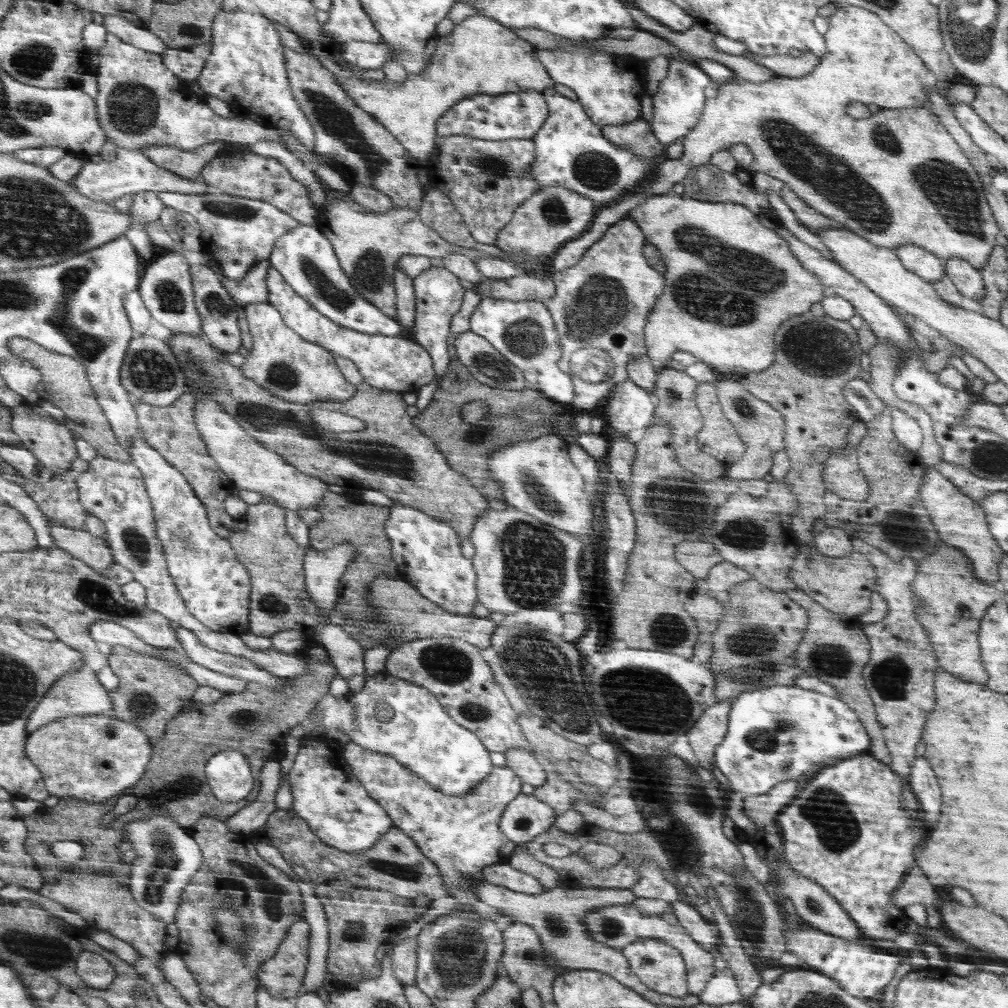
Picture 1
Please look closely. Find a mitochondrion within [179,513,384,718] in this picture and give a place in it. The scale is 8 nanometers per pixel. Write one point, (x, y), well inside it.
(269, 603)

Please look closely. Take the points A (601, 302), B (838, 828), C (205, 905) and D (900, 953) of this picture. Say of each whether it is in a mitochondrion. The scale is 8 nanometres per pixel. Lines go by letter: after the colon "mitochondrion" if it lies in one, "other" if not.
A: mitochondrion
B: mitochondrion
C: other
D: other

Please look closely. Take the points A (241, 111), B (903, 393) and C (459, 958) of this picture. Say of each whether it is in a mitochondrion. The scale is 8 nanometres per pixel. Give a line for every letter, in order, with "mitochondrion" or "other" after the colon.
A: other
B: other
C: mitochondrion

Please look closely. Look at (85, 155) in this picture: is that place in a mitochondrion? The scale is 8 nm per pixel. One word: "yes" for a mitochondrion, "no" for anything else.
no

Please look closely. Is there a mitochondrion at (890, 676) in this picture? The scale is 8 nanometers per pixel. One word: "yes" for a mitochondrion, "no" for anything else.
yes

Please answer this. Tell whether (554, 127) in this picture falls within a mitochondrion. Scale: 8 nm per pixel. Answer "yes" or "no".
no

